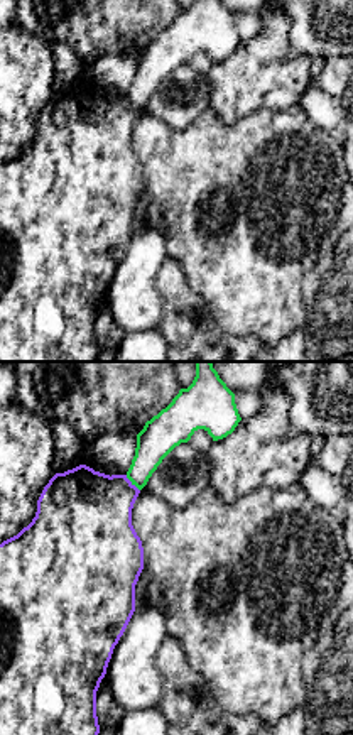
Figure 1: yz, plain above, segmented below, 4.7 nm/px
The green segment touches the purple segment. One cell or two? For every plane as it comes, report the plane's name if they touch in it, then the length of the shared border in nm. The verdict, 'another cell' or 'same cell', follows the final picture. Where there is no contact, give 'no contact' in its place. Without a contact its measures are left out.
yz | 100 nm

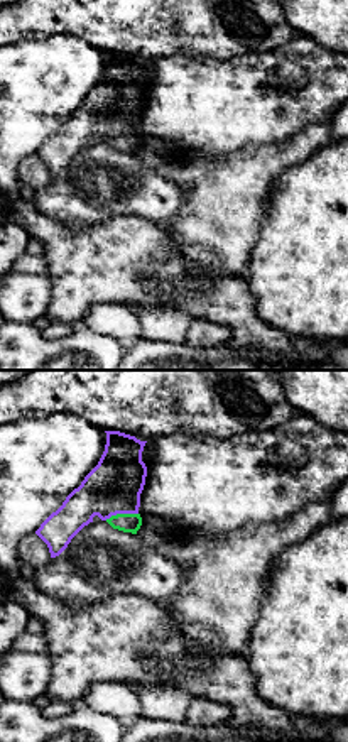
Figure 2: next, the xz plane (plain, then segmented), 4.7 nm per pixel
xz | 160 nm

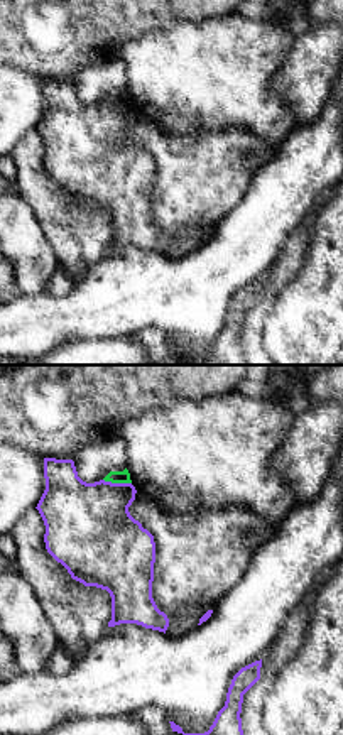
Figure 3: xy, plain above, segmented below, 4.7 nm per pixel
xy | 140 nm

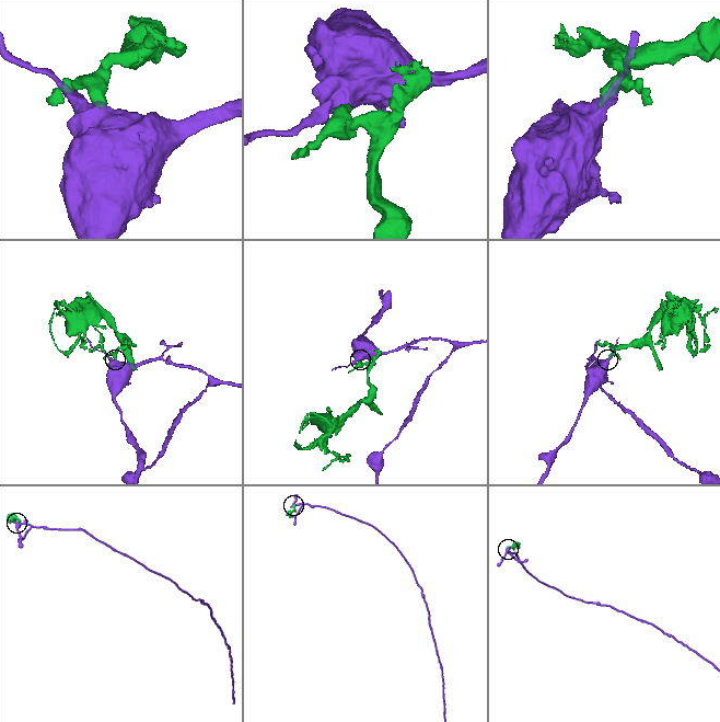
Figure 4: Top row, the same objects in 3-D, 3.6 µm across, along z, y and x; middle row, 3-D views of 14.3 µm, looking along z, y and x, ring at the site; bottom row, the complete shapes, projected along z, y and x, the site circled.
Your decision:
another cell

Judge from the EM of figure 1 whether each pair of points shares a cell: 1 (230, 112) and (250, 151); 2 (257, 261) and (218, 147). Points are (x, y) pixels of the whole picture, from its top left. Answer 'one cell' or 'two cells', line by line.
1: two cells
2: one cell

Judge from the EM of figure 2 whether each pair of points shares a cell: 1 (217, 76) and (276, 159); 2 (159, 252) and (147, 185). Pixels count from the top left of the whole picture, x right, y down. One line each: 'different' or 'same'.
1: different
2: different

